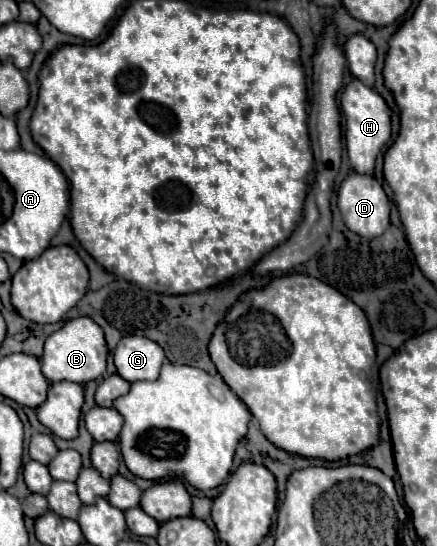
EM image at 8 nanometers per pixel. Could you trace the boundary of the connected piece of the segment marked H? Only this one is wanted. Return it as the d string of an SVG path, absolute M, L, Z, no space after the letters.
M352 79L342 97L340 97L340 107L342 113L346 117L346 131L344 131L344 139L346 139L346 151L348 151L348 159L350 165L356 173L374 173L374 161L382 149L382 145L390 139L392 135L392 125L390 125L390 109L386 105L386 101L370 87L366 87L362 81Z

